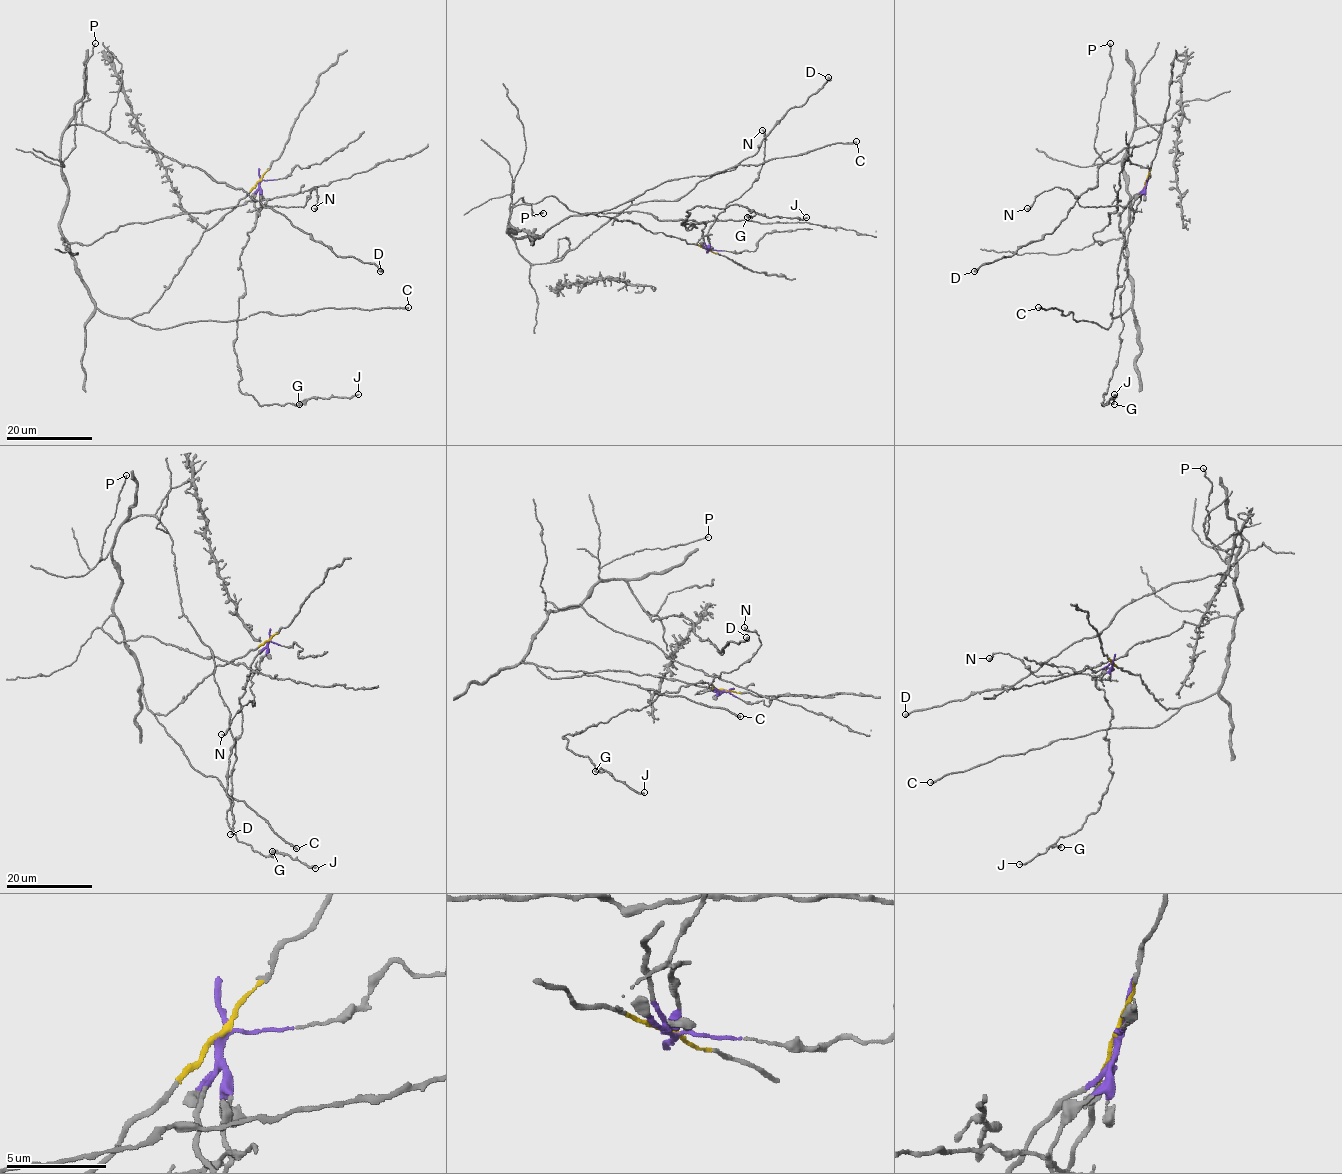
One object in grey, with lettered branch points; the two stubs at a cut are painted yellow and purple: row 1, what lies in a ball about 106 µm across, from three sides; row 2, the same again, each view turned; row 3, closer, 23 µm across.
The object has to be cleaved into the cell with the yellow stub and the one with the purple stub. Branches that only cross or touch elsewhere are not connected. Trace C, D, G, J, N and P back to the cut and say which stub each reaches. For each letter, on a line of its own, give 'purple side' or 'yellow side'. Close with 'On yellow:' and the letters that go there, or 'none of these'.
C: yellow side
D: yellow side
G: purple side
J: purple side
N: purple side
P: yellow side
On yellow: C, D, P

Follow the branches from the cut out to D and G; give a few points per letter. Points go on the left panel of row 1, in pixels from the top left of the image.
D: (259, 180), (147, 312), (95, 306), (60, 232), (70, 125), (201, 168), (380, 271)
G: (259, 180), (255, 225), (240, 256), (245, 290), (233, 348), (239, 389), (260, 405), (308, 400), (298, 404)

